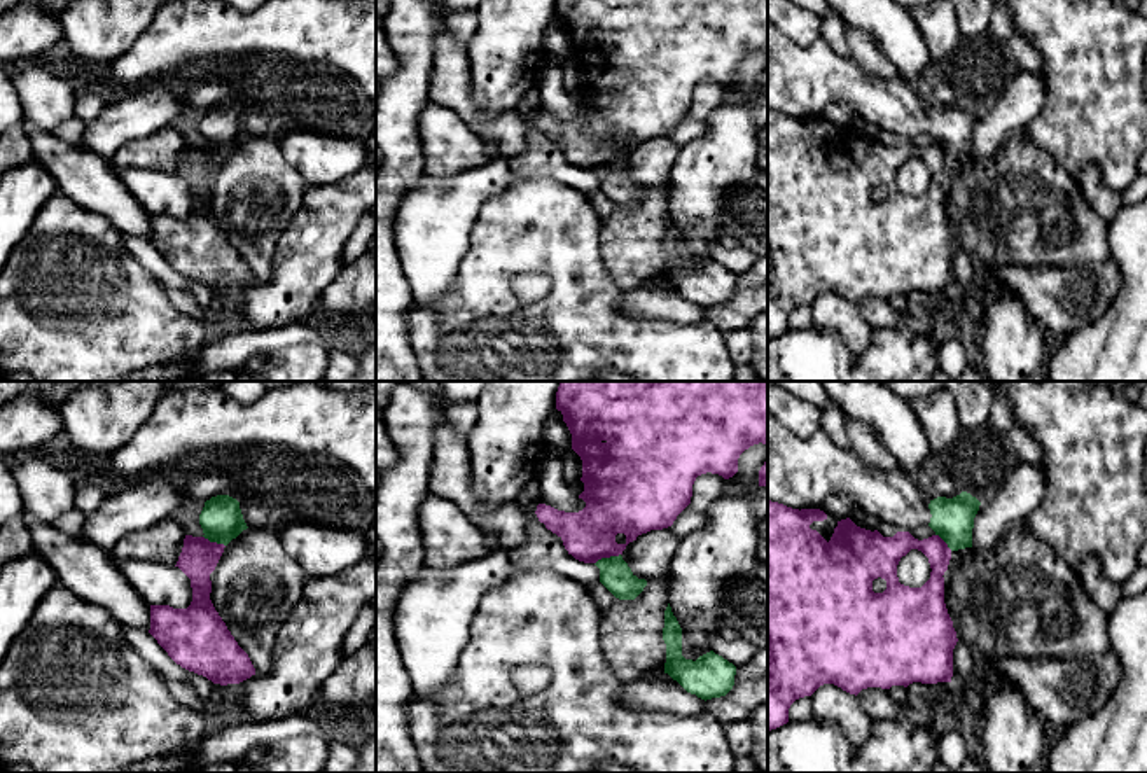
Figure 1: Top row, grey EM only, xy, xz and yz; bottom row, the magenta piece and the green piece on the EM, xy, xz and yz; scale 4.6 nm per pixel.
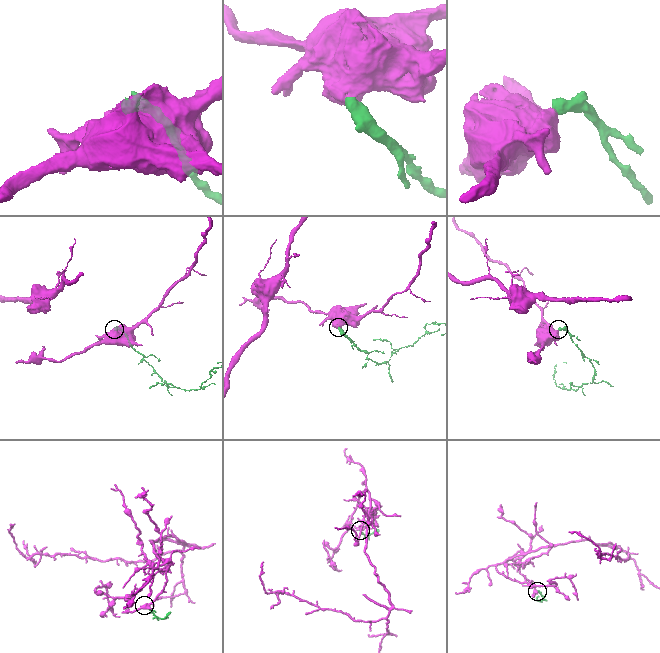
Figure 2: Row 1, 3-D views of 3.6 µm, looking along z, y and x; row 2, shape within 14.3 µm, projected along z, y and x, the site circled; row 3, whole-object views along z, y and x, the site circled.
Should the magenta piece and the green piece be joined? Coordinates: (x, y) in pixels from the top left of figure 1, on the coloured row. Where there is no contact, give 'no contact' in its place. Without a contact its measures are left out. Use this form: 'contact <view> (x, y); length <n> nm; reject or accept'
contact xz (607, 557); length 130 nm; reject

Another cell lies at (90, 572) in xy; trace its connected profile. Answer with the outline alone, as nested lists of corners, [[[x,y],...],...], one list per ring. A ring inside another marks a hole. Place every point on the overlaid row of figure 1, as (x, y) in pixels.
[[[24,509],[19,516],[35,551],[54,568],[59,584],[82,600],[107,609],[121,626],[150,630],[150,605],[119,572],[110,551],[66,535]]]

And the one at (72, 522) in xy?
[[[73,509],[73,511],[65,512],[58,519],[51,521],[49,525],[66,535],[79,537],[82,533],[84,521],[86,521],[86,514]]]

